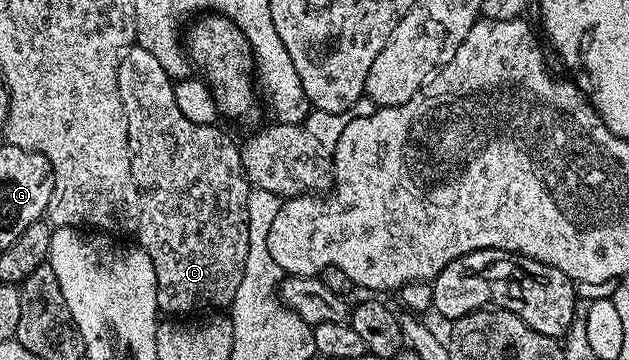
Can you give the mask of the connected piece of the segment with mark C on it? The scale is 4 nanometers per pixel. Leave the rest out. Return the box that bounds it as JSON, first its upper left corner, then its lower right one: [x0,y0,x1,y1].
[118,45,251,317]

